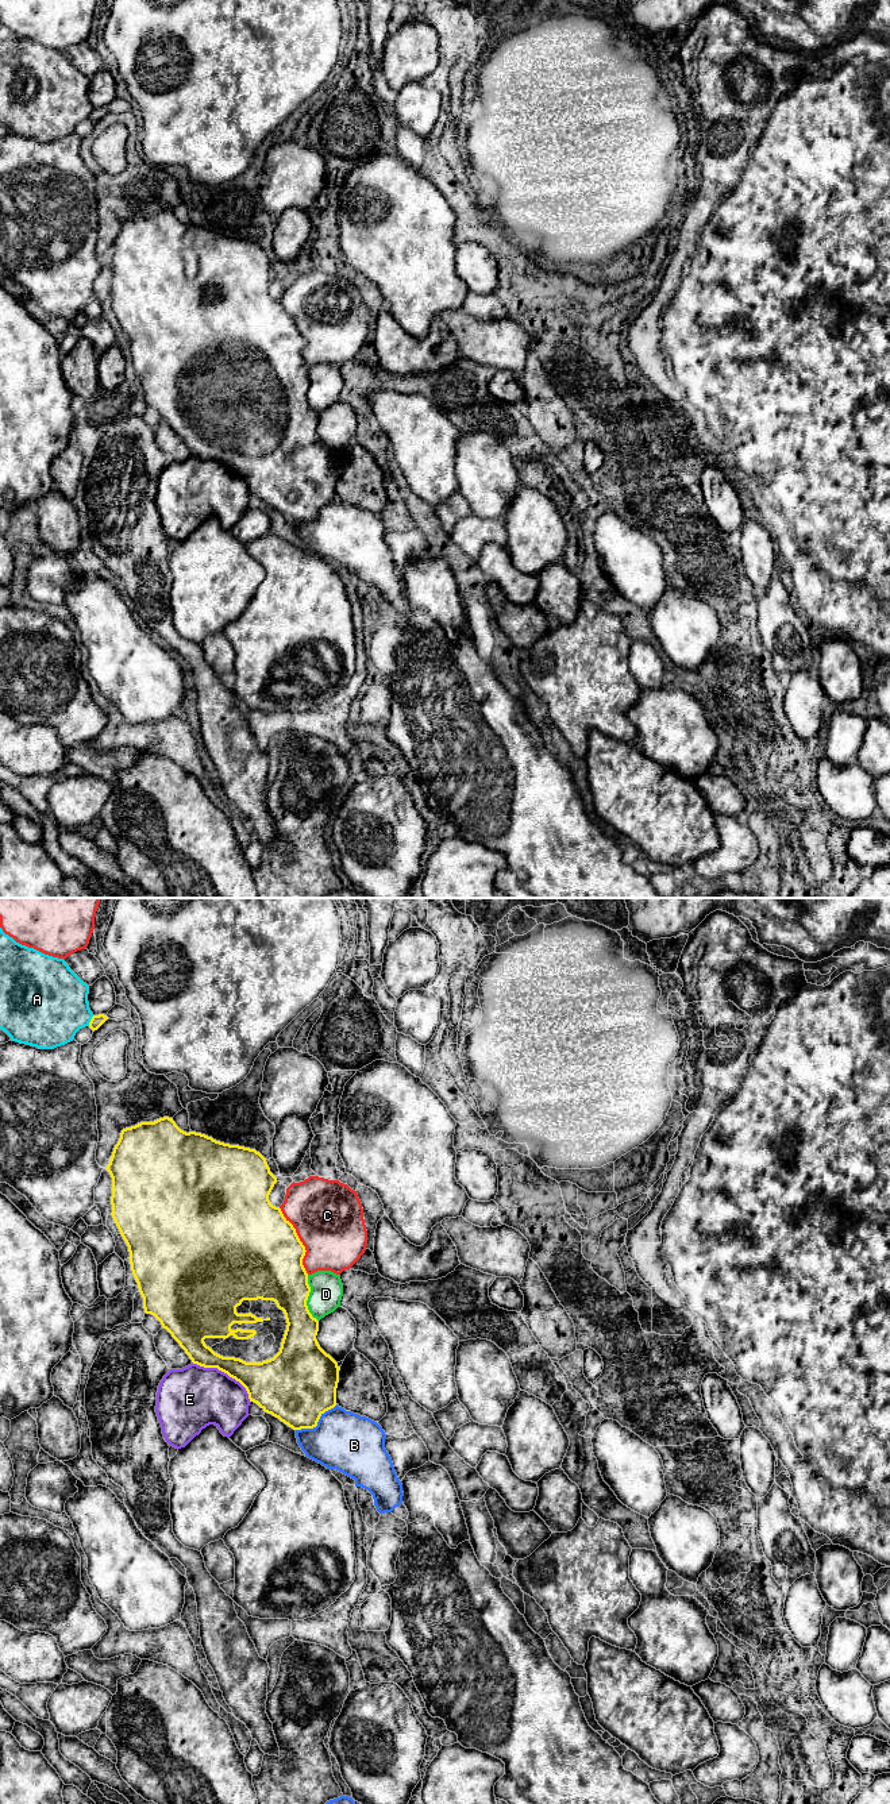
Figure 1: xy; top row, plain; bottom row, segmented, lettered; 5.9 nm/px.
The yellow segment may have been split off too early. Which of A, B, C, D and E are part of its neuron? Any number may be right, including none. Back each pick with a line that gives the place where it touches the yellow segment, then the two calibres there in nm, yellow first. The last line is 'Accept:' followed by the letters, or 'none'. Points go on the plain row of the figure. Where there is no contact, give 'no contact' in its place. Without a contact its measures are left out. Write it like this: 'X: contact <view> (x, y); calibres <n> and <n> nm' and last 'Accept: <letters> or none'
B: contact xy (316, 516); calibres 440 and 360 nm
Accept: B

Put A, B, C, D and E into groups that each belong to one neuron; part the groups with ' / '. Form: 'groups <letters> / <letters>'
groups A / B / C / D / E

